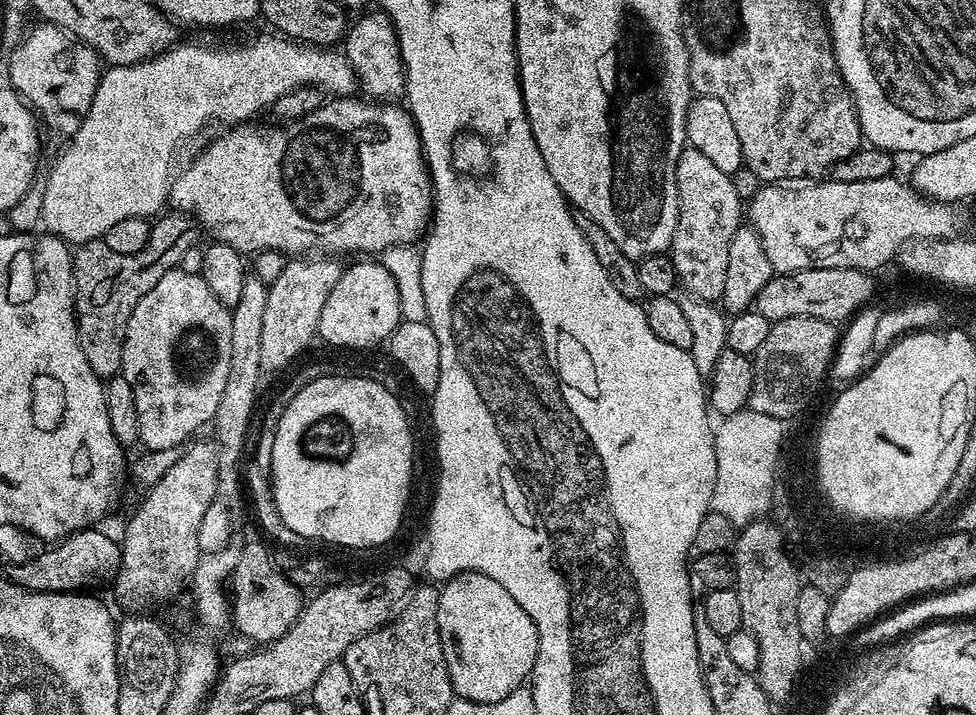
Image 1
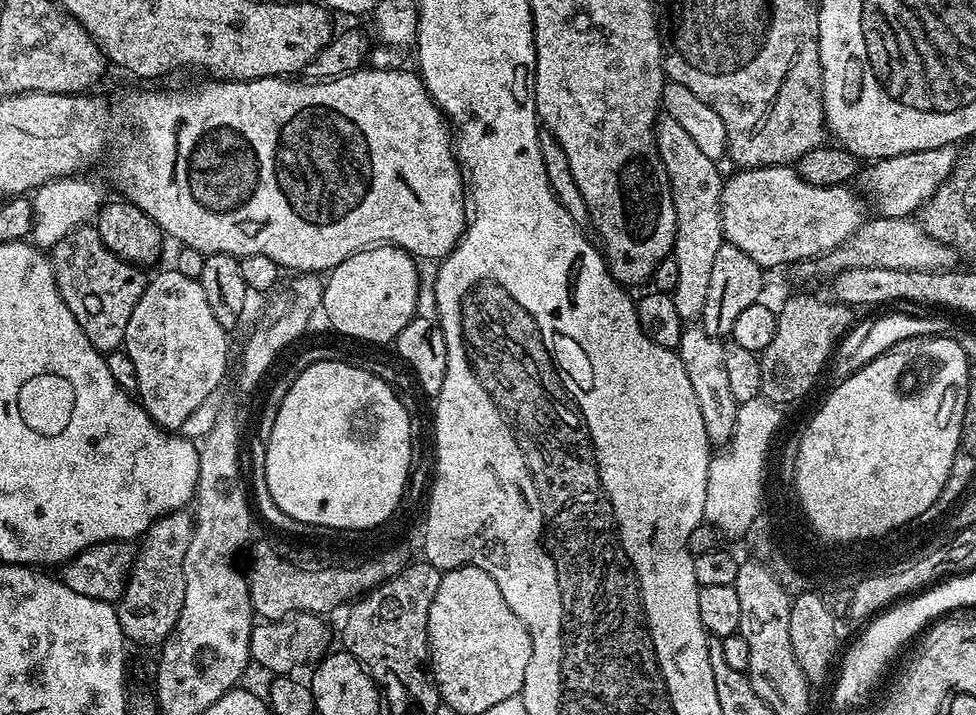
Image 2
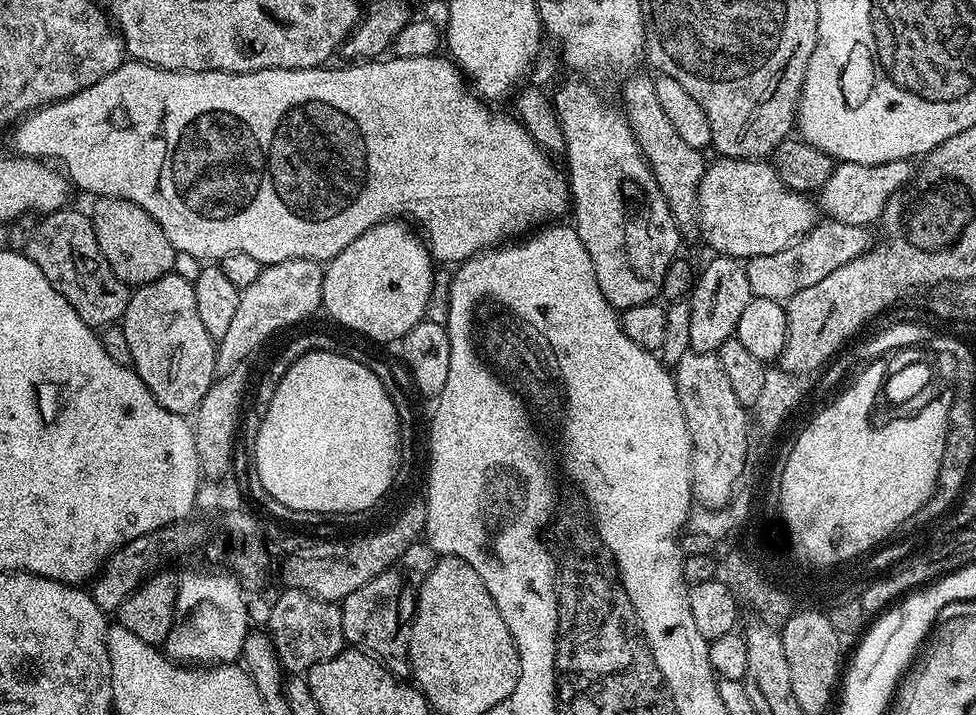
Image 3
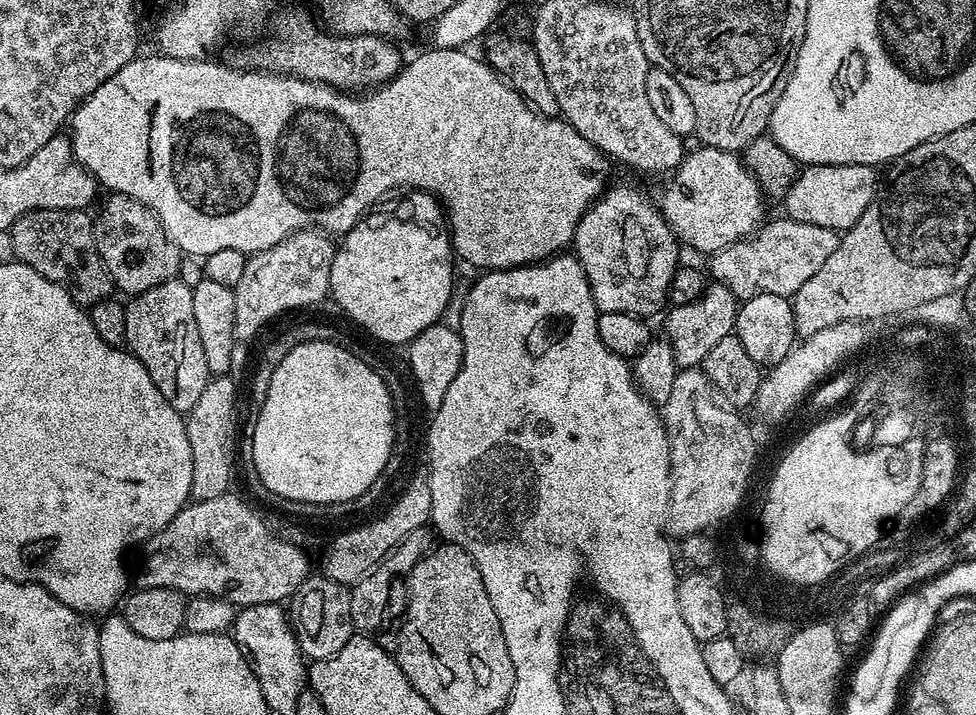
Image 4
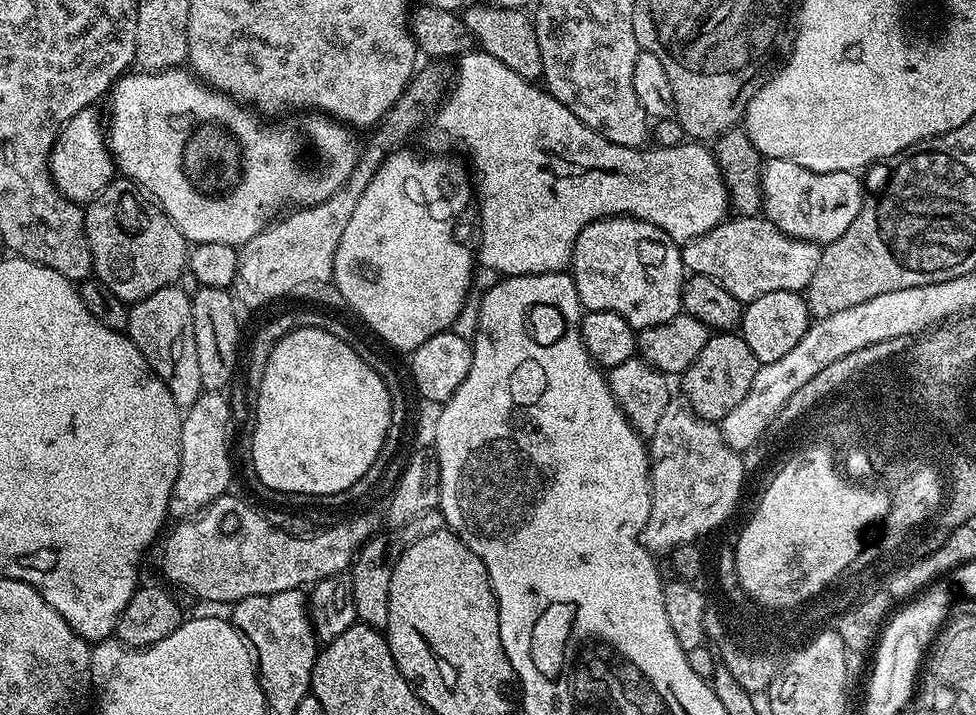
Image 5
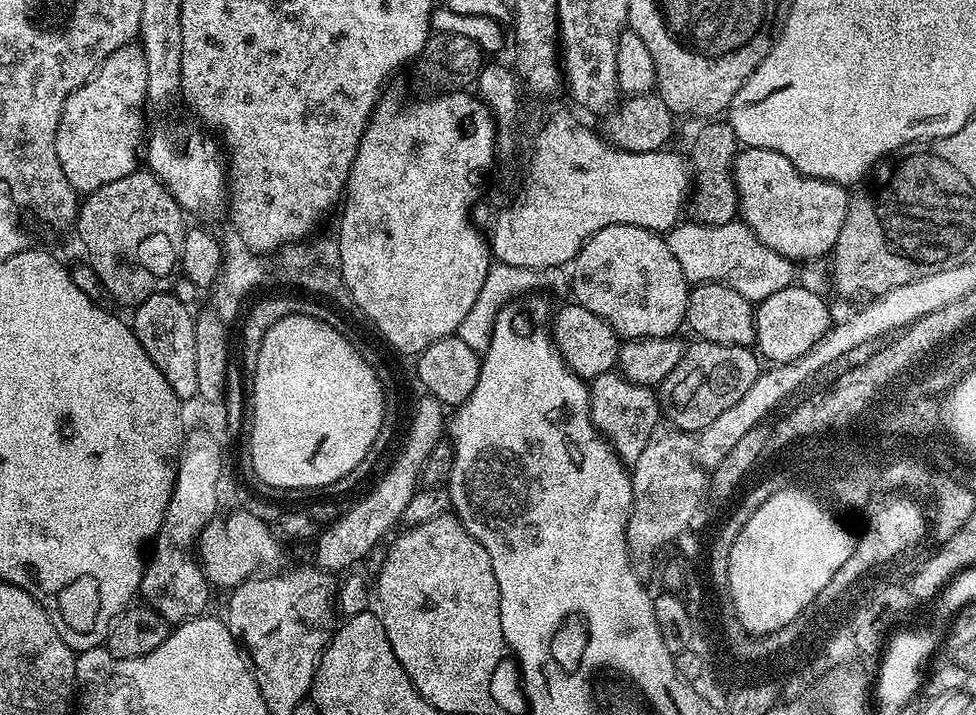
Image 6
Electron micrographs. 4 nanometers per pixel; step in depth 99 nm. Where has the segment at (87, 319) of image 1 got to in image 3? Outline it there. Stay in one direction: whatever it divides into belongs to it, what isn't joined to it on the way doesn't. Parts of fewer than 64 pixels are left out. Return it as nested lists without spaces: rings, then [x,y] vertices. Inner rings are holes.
[[[61,210],[45,215],[32,229],[26,245],[26,255],[46,274],[46,278],[74,306],[78,318],[94,330],[103,330],[123,321],[130,295],[129,285],[106,262],[98,246],[91,219],[80,212]]]

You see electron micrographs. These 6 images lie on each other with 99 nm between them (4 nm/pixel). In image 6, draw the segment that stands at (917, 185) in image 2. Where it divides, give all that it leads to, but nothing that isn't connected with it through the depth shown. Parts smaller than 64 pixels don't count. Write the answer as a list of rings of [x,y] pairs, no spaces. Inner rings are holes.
[[[744,148],[737,151],[736,158],[732,161],[732,180],[740,199],[739,219],[756,235],[758,242],[770,246],[770,250],[793,262],[816,262],[831,253],[832,247],[838,242],[842,222],[846,222],[850,192],[845,185],[804,176],[792,165],[790,158],[765,148]]]

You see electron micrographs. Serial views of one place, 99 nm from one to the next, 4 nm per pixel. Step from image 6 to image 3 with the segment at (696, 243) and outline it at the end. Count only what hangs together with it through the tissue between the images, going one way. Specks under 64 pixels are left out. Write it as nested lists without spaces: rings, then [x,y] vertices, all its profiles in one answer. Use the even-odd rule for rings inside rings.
[[[837,220],[817,223],[814,231],[786,250],[778,250],[778,254],[753,256],[747,261],[750,290],[753,297],[761,296],[787,302],[798,290],[806,290],[806,286],[814,286],[814,282],[822,282],[826,274],[834,274],[838,266],[846,266],[854,258],[873,247],[874,239],[863,224],[843,224]]]

